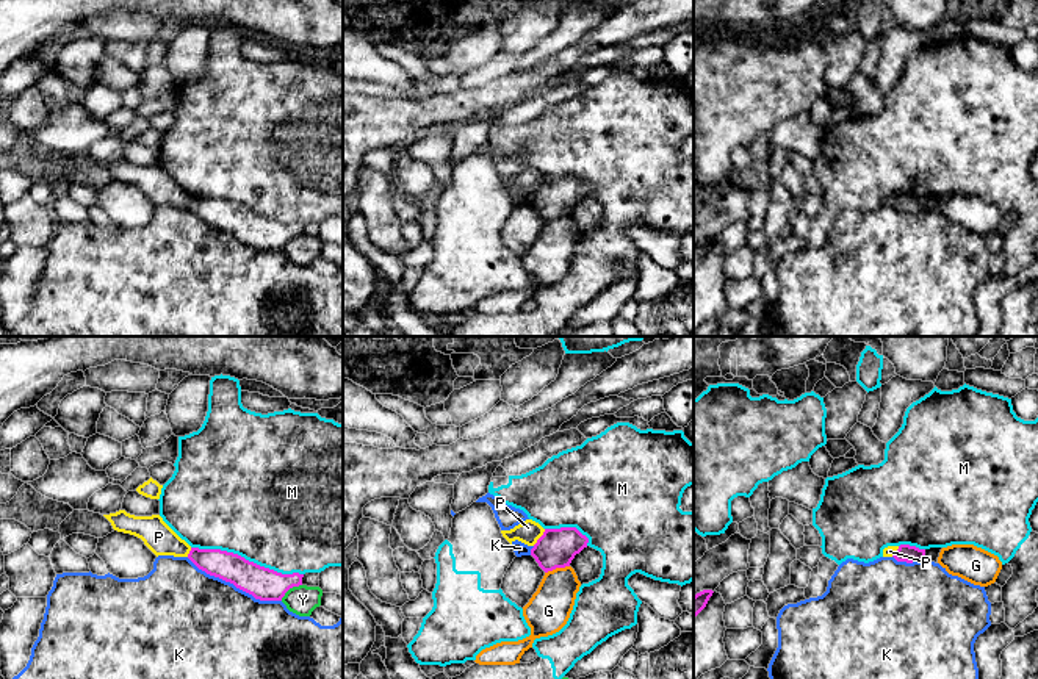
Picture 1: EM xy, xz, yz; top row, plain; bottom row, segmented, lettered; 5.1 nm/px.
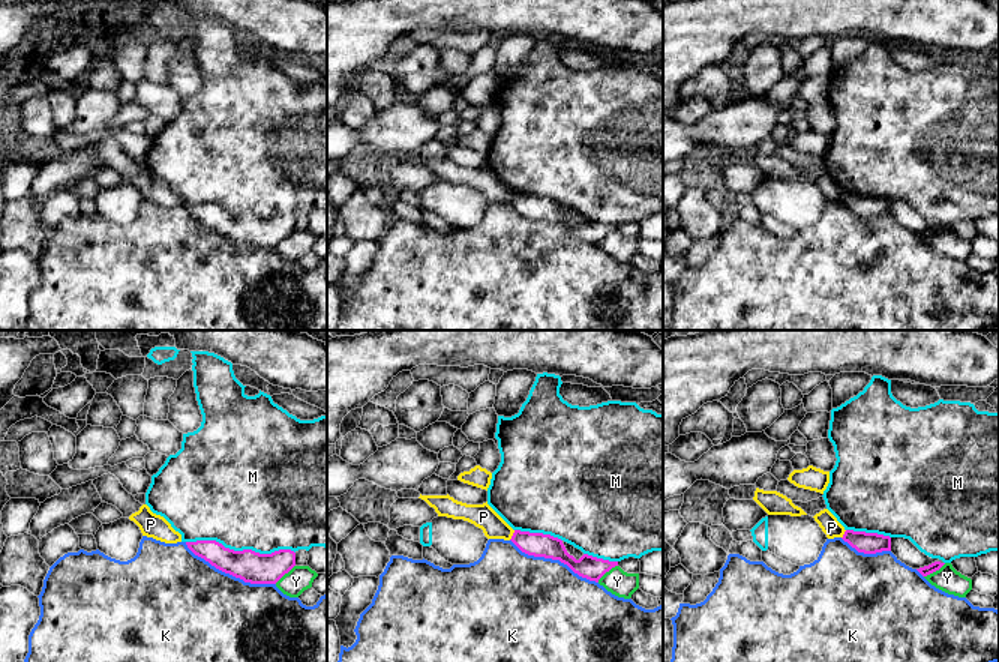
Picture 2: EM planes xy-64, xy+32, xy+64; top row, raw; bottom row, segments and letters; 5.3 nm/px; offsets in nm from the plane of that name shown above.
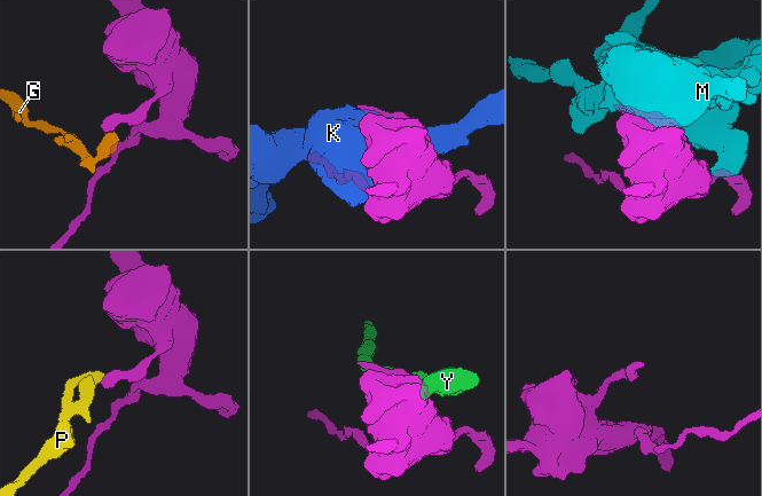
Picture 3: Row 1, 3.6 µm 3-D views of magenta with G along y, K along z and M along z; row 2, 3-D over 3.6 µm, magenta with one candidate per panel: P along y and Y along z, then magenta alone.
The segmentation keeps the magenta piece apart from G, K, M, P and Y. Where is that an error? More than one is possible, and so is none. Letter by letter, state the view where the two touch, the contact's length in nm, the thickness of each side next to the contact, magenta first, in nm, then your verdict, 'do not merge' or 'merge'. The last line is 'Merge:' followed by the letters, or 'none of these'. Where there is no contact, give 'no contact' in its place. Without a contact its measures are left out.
G: meets magenta in xz; contact 130 nm long; 200 nm thick on the magenta side, 220 nm on the other; do not merge
K: meets magenta in xy; contact 550 nm long; 170 nm thick on the magenta side, 480 nm on the other; do not merge
M: meets magenta in xy; contact 600 nm long; 170 nm thick on the magenta side, 480 nm on the other; do not merge
P: meets magenta in xz; contact 110 nm long; 200 nm thick on the magenta side, 120 nm on the other; do not merge
Y: meets magenta in xy; contact 140 nm long; 170 nm thick on the magenta side, 150 nm on the other; do not merge
Merge: none of these

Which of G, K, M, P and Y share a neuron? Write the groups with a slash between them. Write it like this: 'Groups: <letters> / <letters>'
Groups: G / K / M / P / Y

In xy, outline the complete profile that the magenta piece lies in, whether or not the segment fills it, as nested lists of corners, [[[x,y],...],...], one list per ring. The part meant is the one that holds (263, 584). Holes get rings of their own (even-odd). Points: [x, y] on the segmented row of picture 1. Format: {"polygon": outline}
{"polygon": [[[191,548],[188,559],[207,574],[230,582],[260,601],[282,601],[290,588],[302,585],[304,577],[299,573],[277,573],[221,549]]]}

